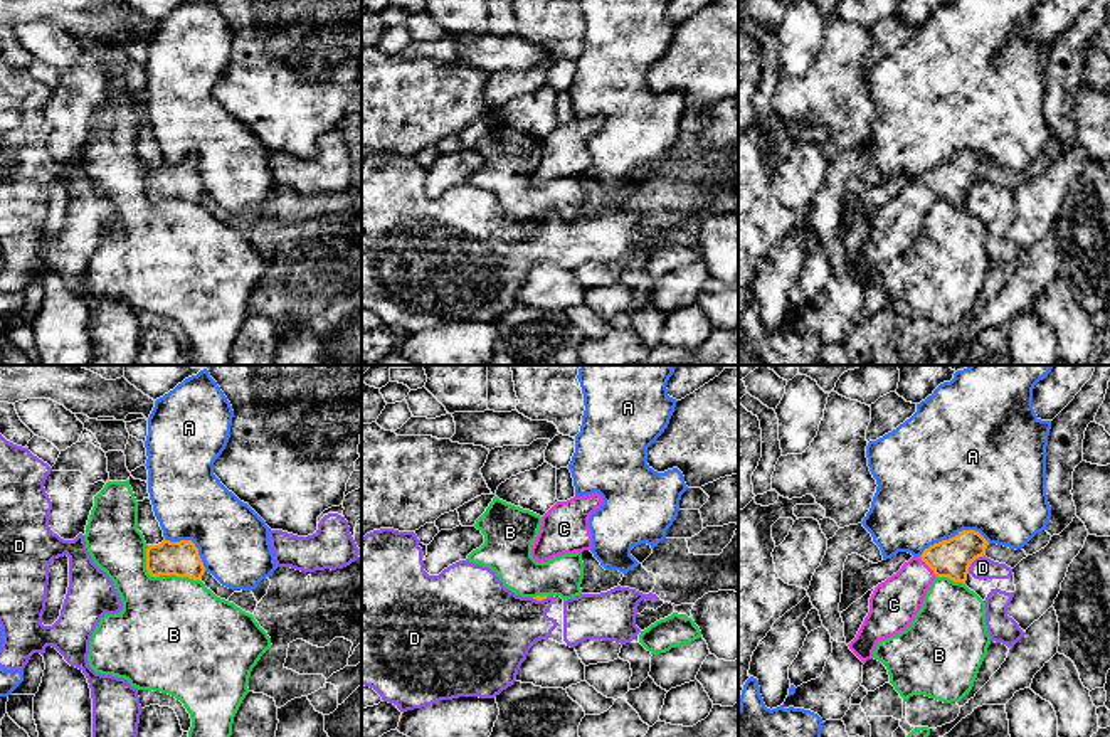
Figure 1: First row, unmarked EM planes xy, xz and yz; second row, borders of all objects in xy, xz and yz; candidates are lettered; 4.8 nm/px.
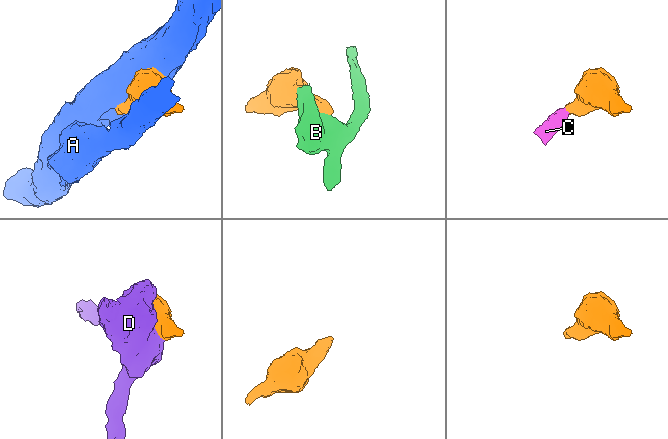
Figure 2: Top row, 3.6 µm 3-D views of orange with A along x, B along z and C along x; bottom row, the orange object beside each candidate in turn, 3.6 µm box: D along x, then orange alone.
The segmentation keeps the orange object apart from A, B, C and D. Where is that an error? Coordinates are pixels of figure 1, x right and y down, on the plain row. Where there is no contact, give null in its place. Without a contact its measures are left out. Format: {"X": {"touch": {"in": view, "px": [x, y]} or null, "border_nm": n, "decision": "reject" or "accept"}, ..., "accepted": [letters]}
{"A": {"touch": {"in": "yz", "px": [956, 159]}, "border_nm": 360, "decision": "reject"}, "B": {"touch": {"in": "xy", "px": [160, 197]}, "border_nm": 300, "decision": "reject"}, "C": {"touch": {"in": "yz", "px": [927, 187]}, "border_nm": 130, "decision": "accept"}, "D": {"touch": {"in": "yz", "px": [972, 184]}, "border_nm": 120, "decision": "reject"}, "accepted": ["C"]}

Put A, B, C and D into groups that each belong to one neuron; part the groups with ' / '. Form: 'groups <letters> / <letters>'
groups A / B / C / D

